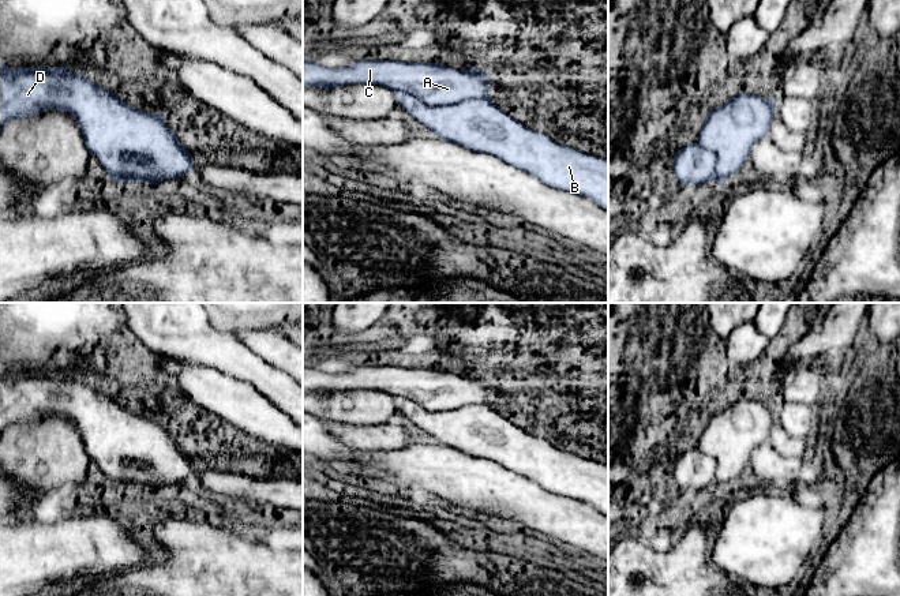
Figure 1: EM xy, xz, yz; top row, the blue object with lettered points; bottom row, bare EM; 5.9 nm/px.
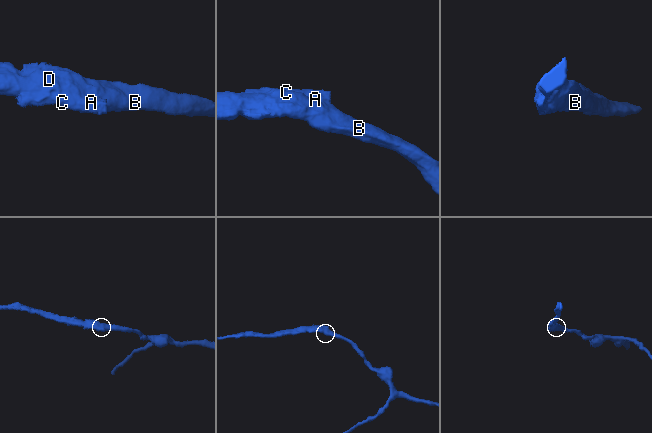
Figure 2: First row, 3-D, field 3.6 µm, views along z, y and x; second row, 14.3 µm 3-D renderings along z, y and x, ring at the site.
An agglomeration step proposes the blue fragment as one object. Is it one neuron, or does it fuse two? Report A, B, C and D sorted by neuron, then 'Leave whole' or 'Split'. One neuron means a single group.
Groups: A C / B D. Split

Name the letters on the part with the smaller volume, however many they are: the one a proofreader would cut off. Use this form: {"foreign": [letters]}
{"foreign": ["A", "C"]}

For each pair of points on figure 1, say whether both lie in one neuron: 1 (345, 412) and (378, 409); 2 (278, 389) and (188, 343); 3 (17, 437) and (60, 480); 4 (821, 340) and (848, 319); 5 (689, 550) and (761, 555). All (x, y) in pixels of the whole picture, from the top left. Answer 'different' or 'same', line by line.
1: same
2: same
3: same
4: same
5: different

